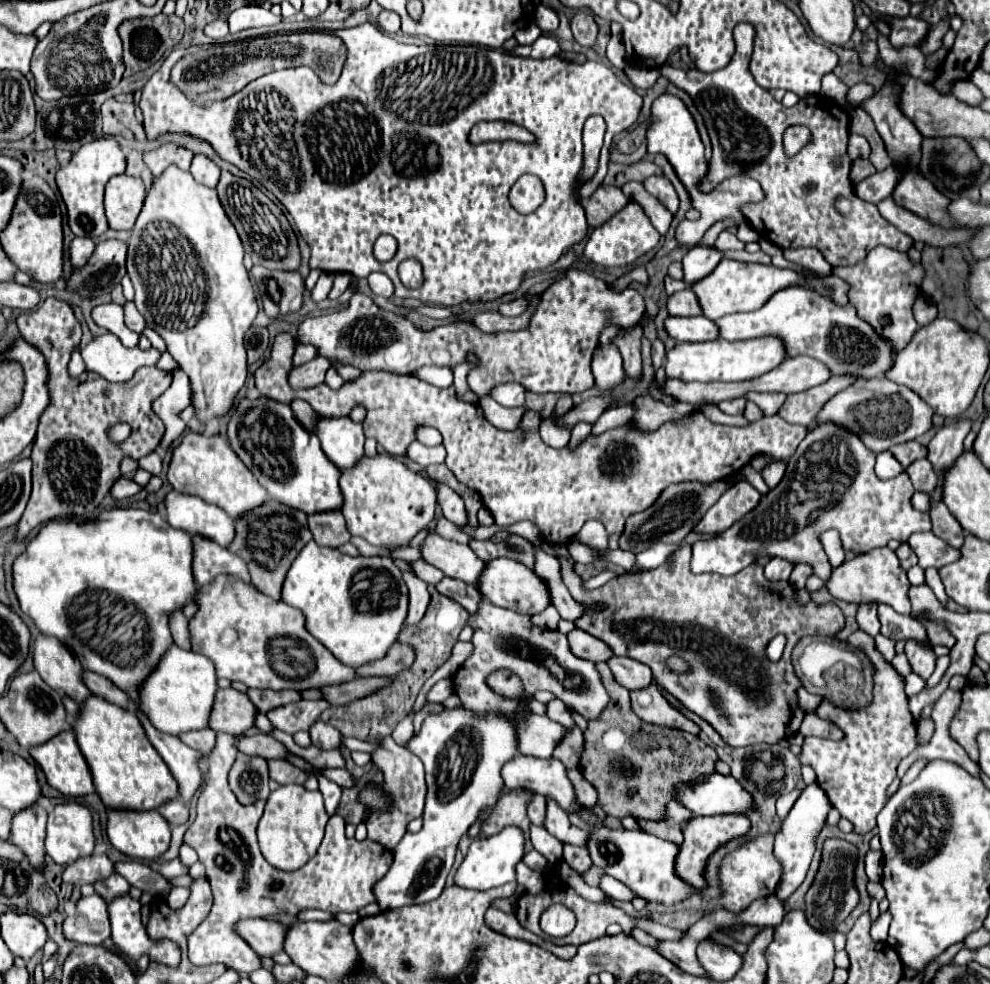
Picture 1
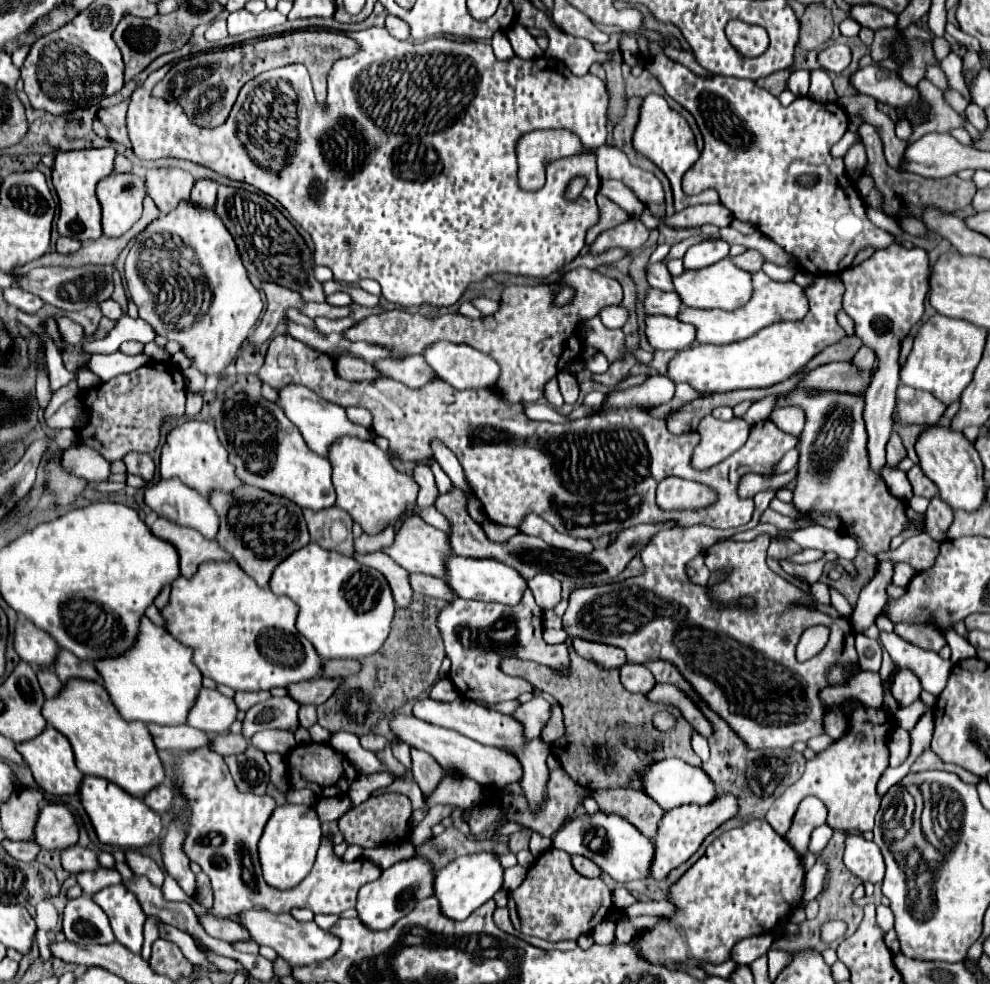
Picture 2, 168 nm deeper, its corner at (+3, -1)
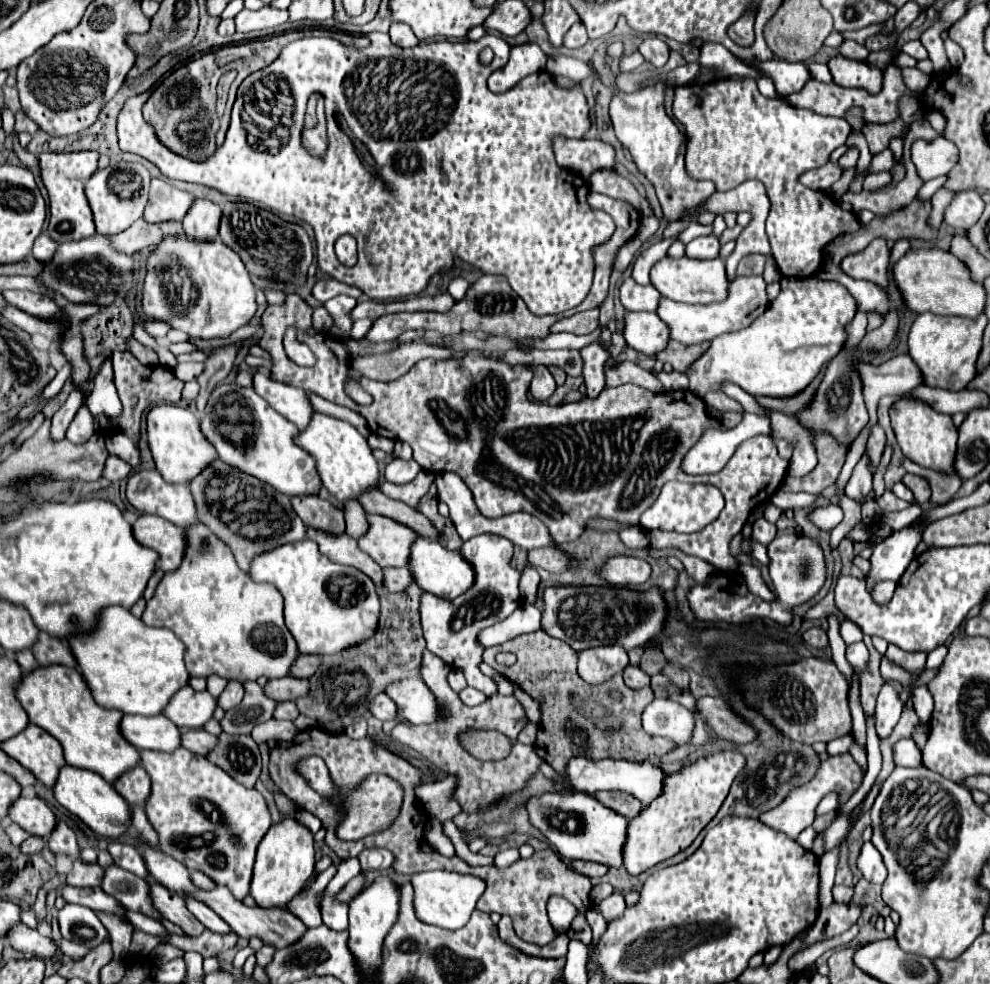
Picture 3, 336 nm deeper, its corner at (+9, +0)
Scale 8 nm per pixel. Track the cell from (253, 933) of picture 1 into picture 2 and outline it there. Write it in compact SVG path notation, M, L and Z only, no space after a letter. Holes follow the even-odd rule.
M198 916L200 926L206 930L206 934L224 940L224 942L238 942L238 940L248 940L250 934L244 930L236 920L222 920L222 918L212 918L212 916Z

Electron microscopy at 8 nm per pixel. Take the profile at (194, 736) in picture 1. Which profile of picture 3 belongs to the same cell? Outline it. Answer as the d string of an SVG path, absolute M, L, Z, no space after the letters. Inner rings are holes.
M124 715L120 723L122 735L140 751L154 749L154 751L174 751L180 747L180 729L174 725L166 715L158 717L130 717Z

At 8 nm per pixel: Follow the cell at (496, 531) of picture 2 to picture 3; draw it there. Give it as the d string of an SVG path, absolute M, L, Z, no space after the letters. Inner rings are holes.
M482 533L478 537L468 539L462 545L460 553L466 555L466 561L474 565L474 571L478 573L476 585L472 585L470 591L466 591L462 597L454 601L446 601L442 597L434 597L432 593L424 593L422 605L420 605L420 615L422 615L420 623L424 629L428 651L438 655L446 665L454 669L462 669L468 681L468 687L482 691L486 697L494 695L498 689L496 689L496 683L490 677L484 677L484 673L480 671L480 657L484 653L484 647L478 643L476 635L482 629L492 627L498 621L504 621L522 605L522 597L518 591L520 571L510 565L512 551L514 551L514 543L494 533ZM460 611L466 611L464 619L454 621L454 617L458 617Z

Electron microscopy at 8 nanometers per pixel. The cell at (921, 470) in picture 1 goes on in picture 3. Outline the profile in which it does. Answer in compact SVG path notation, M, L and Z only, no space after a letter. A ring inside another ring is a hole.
M906 473L904 479L902 479L902 483L906 483L908 489L914 493L914 501L916 501L916 503L922 505L922 503L926 503L926 501L930 499L930 485L928 485L928 481L926 481L924 477Z

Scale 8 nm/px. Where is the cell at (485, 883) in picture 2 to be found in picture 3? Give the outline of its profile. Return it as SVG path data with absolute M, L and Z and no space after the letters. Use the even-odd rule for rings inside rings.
M424 871L412 877L414 885L414 907L420 921L442 929L460 929L468 923L480 895L486 889L486 881L474 875L460 875L452 871Z

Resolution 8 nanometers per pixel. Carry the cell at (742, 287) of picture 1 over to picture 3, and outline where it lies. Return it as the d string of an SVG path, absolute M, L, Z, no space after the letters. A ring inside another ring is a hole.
M664 257L662 261L658 261L650 273L652 285L668 299L672 301L680 301L680 303L700 303L700 305L708 305L708 303L716 303L716 301L724 301L728 297L728 275L726 275L726 267L722 259L708 259L708 261L692 261L688 257L682 259L670 259Z

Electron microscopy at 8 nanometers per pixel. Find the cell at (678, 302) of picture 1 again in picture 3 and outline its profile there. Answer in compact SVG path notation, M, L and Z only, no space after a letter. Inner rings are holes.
M626 279L620 287L620 301L626 311L656 311L660 303L660 291L652 285L638 285L632 279Z

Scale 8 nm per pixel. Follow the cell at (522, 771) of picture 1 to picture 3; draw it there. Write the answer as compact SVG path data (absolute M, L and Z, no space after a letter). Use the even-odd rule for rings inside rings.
M380 693L378 699L374 699L374 705L370 705L370 713L372 713L376 719L380 719L380 721L398 719L396 703L394 703L386 693Z

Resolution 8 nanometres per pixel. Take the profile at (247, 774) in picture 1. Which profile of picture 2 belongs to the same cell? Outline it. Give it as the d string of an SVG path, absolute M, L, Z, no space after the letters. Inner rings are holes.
M248 746L244 754L232 754L224 758L230 774L242 792L252 794L266 794L266 786L270 784L270 766L264 758L264 752Z

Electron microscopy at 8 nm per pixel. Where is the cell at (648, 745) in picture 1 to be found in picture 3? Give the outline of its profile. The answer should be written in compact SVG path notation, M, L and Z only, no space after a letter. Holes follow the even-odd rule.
M536 631L530 635L520 635L508 643L490 647L484 651L484 663L494 667L498 673L516 681L528 695L542 699L542 721L538 727L538 737L534 743L536 753L552 765L558 773L566 771L566 765L572 757L586 757L592 761L598 759L630 759L630 761L648 761L654 757L664 757L674 751L678 745L664 737L652 737L642 729L642 701L648 703L654 695L650 687L628 689L622 681L622 675L600 685L588 685L576 673L578 655L566 641L550 637L546 631ZM498 651L510 651L518 657L512 667L502 667L496 663ZM608 691L620 691L622 699L612 701ZM644 693L644 697L642 697Z

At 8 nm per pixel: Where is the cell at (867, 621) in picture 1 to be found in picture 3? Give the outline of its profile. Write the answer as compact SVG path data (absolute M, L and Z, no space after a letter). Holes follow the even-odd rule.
M922 525L906 527L872 547L870 571L866 575L866 589L870 593L876 583L902 577L902 573L914 559L916 545L922 541L922 529Z

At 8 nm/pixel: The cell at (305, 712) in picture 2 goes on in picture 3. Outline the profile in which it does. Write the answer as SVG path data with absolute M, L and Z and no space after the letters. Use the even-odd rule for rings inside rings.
M286 701L286 703L278 703L276 719L288 719L288 721L294 721L298 715L300 715L300 713L298 713L296 703L290 703L290 701Z

